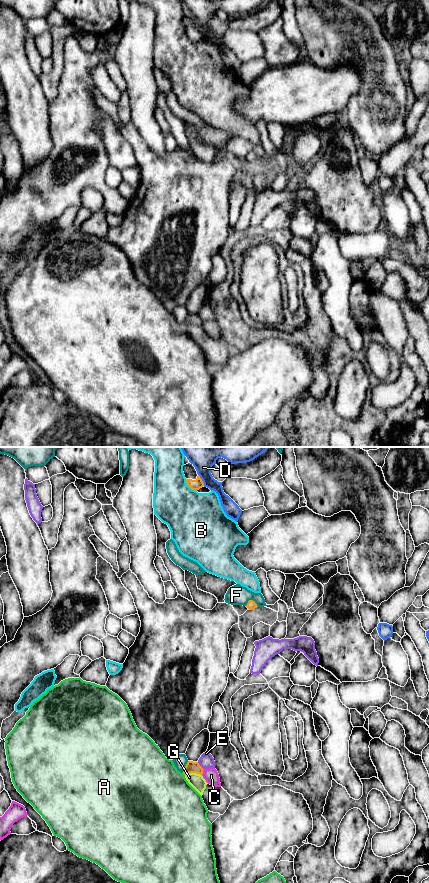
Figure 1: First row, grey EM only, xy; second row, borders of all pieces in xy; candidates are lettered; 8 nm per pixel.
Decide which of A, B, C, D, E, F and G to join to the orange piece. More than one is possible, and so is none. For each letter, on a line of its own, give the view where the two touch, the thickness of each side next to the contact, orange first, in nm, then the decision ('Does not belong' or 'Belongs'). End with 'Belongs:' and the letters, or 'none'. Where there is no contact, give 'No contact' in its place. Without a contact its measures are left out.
A: No contact. Does not belong
B: Touches orange in xy. Thickness 80 nm (orange) against 420 nm. Does not belong
C: Touches orange in xy. Thickness 100 nm (orange) against 120 nm. Does not belong
D: Touches orange in xy. Thickness 80 nm (orange) against 280 nm. Does not belong
E: Touches orange in xy. Thickness 100 nm (orange) against 120 nm. Does not belong
F: Touches orange in xy. Thickness 70 nm (orange) against 160 nm. Does not belong
G: Touches orange in xy. Thickness 100 nm (orange) against 120 nm. Does not belong
Belongs: none

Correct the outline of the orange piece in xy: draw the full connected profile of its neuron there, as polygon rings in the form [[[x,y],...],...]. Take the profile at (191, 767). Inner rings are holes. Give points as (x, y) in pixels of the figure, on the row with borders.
[[[188,761],[183,770],[183,774],[186,775],[187,773],[197,773],[202,775],[203,770],[204,769],[199,765],[198,762]]]

